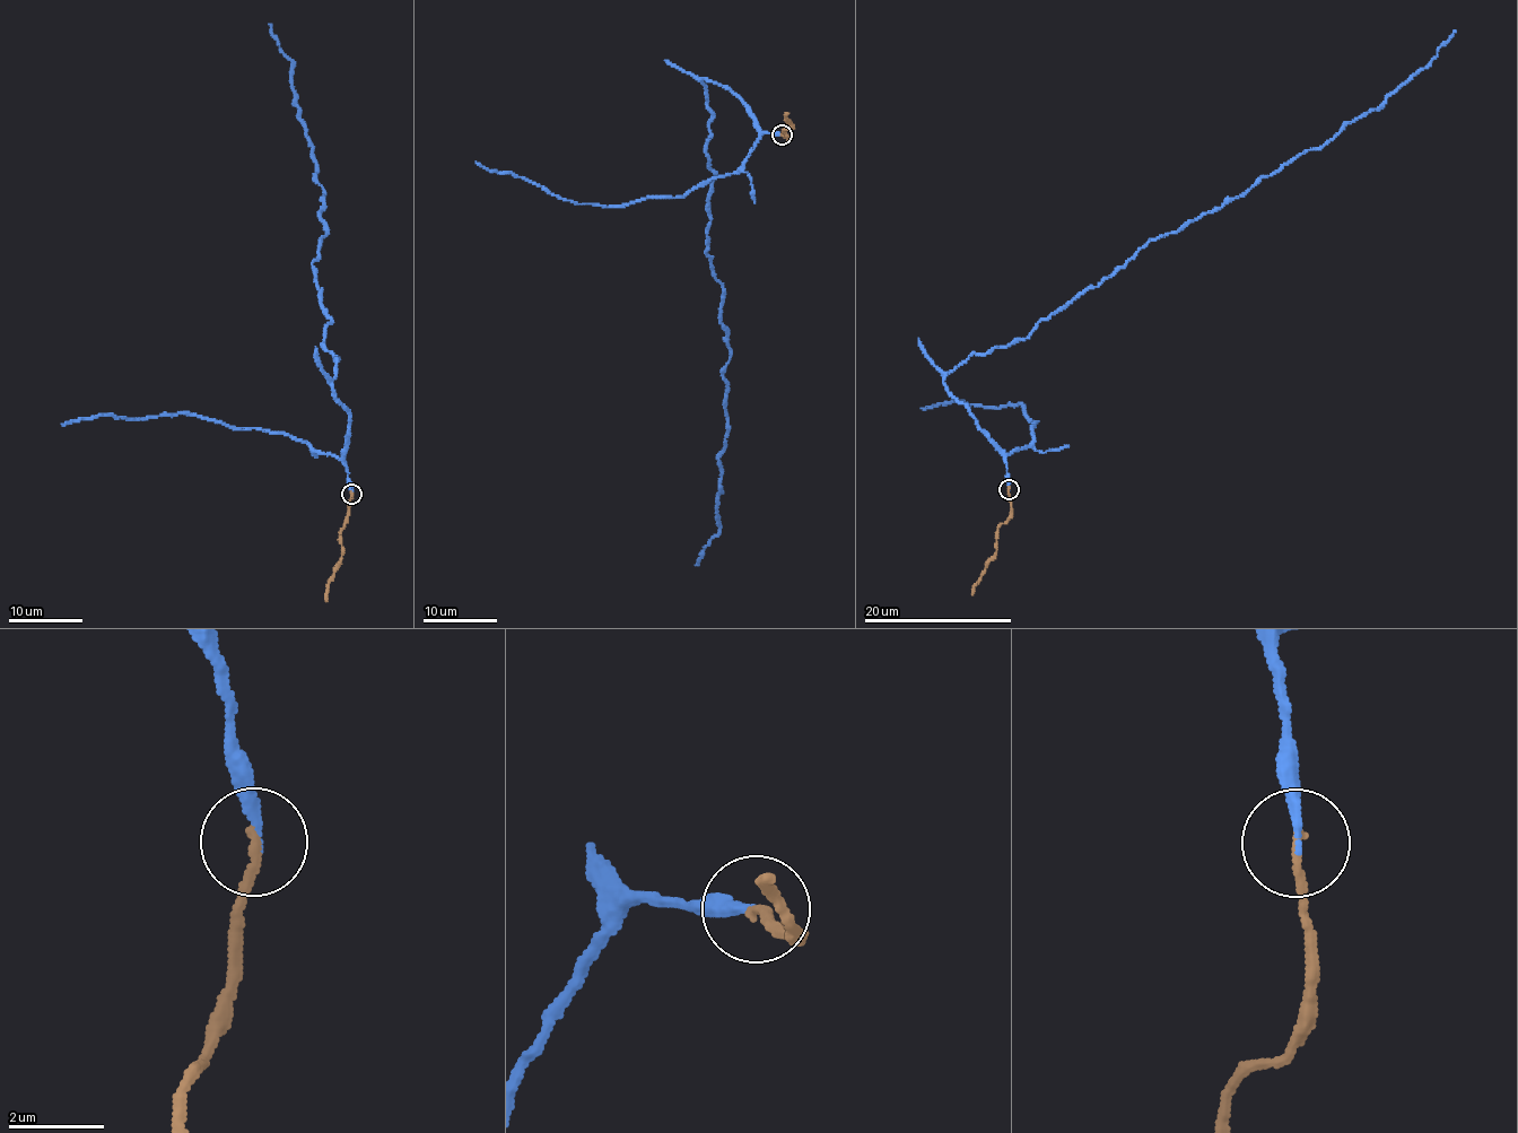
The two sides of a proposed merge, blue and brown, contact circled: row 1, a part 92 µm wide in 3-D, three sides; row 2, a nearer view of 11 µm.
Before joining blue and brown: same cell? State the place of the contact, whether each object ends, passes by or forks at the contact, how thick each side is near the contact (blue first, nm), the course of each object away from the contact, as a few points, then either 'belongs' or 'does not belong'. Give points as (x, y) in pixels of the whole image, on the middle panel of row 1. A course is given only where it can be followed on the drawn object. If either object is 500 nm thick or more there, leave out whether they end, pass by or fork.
at (782, 134); blue ends there; brown ends there; 190 nm thick on the blue side, 200 nm on the other; blue runs (783, 133), (765, 132), (740, 98), (704, 78), (714, 175), (705, 251), (731, 356), (718, 532), (695, 565); brown runs (782, 133), (790, 138), (784, 129), (794, 128), (786, 118), (787, 113); belongs

